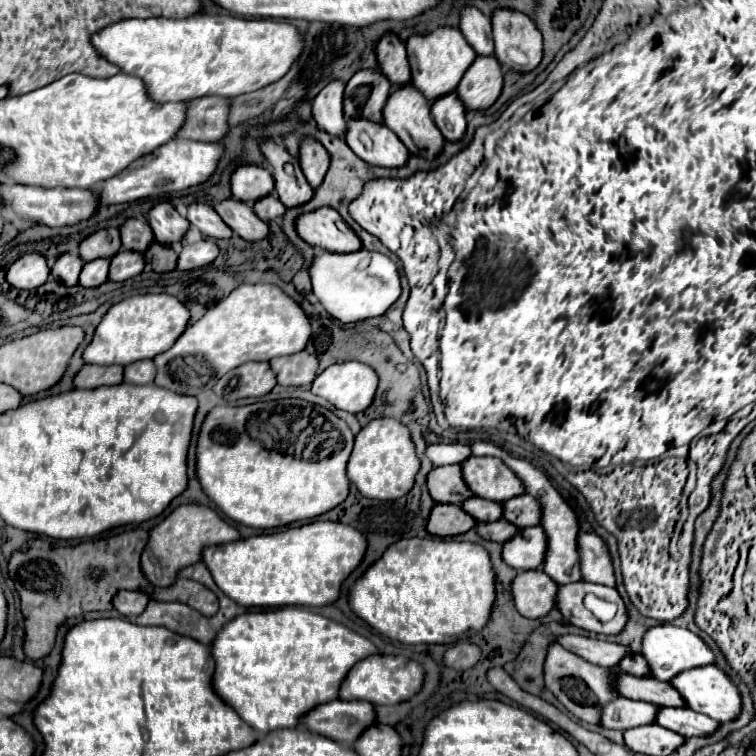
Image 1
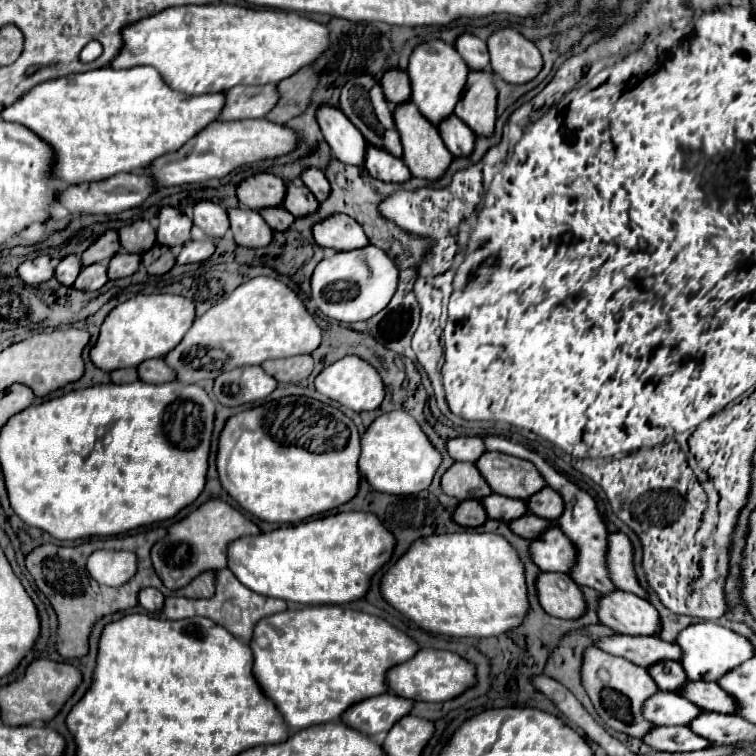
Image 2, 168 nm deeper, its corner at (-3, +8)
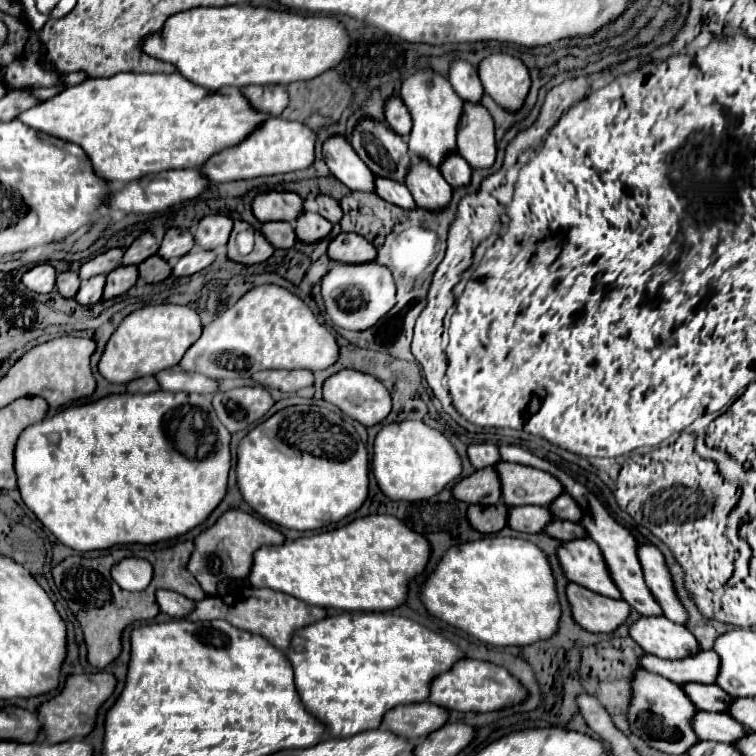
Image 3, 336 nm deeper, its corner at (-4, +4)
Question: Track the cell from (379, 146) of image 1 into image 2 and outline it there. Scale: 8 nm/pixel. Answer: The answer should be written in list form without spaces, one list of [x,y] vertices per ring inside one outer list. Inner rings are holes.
[[[367,144],[367,156],[365,156],[365,168],[371,176],[383,180],[383,182],[405,182],[411,178],[411,172],[407,168],[407,164],[403,162],[403,158],[391,156],[391,152],[383,152],[381,148],[369,148]]]

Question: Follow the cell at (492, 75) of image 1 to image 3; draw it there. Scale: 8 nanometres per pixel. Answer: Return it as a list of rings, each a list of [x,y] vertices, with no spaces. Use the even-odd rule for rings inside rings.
[[[464,104],[456,138],[458,154],[472,170],[490,168],[496,160],[494,122],[482,104]]]

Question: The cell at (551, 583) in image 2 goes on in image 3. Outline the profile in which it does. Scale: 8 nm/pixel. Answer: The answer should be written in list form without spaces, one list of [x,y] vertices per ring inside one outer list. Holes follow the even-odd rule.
[[[568,584],[566,594],[572,604],[574,620],[588,632],[610,634],[618,630],[632,612],[628,602],[606,598],[602,594],[590,592],[580,584]]]

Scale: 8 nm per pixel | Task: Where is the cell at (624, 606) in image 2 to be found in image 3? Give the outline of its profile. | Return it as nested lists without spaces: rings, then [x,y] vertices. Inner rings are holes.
[[[644,616],[630,626],[630,636],[648,652],[664,660],[682,660],[700,652],[700,644],[694,634],[680,624],[666,620],[664,616]]]

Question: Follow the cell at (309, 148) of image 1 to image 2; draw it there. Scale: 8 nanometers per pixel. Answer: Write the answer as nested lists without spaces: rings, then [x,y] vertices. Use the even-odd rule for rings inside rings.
[[[307,168],[301,172],[301,180],[305,182],[305,186],[315,194],[315,198],[319,202],[323,202],[329,196],[329,180],[325,178],[325,174],[319,168]]]

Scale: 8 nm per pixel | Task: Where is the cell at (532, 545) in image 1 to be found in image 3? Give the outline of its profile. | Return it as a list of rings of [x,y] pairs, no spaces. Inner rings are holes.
[[[590,538],[562,544],[558,558],[570,582],[576,582],[608,598],[622,598],[616,584],[612,584],[612,576],[608,576],[608,566],[604,564],[600,546]]]

